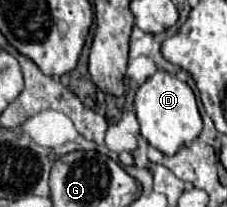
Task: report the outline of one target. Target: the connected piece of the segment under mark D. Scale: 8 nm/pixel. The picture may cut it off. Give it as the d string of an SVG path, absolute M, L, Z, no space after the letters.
M157 71L149 77L135 95L135 111L141 123L141 135L147 143L159 149L163 155L175 155L181 147L189 145L203 129L203 121L197 109L195 93L177 77L171 77L165 71Z

